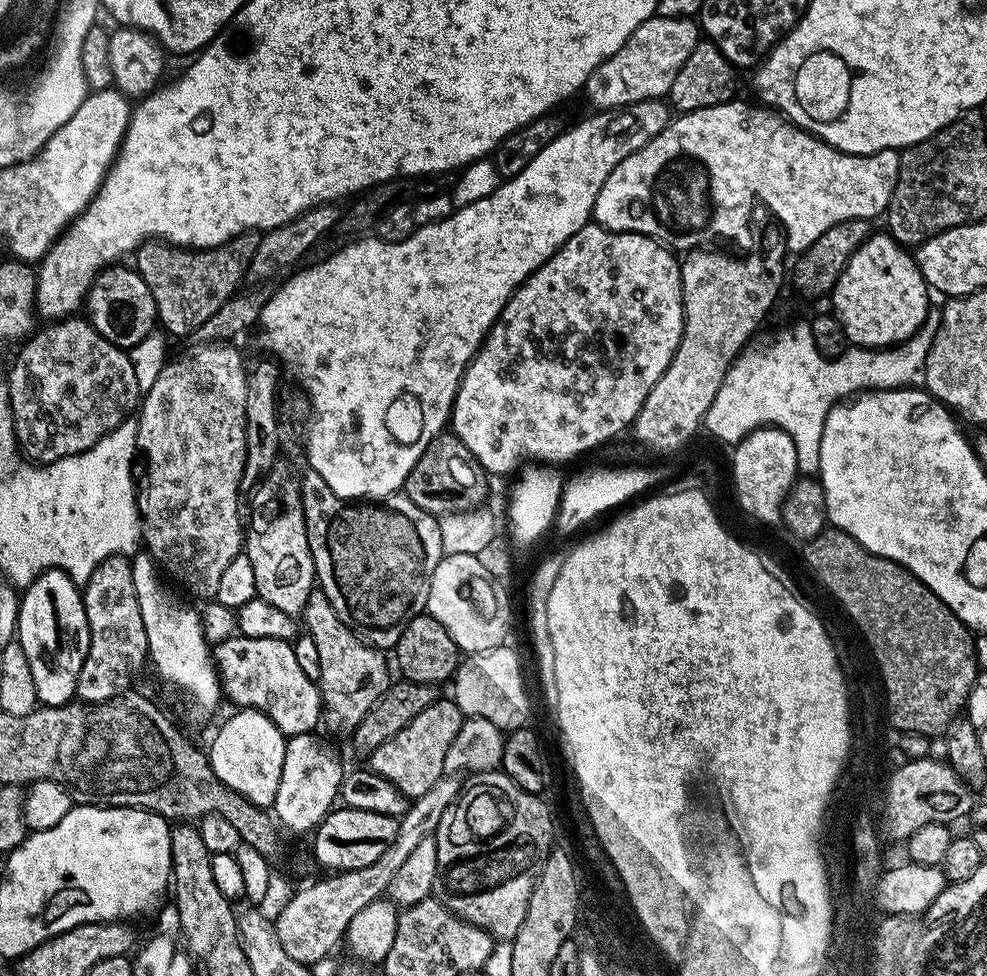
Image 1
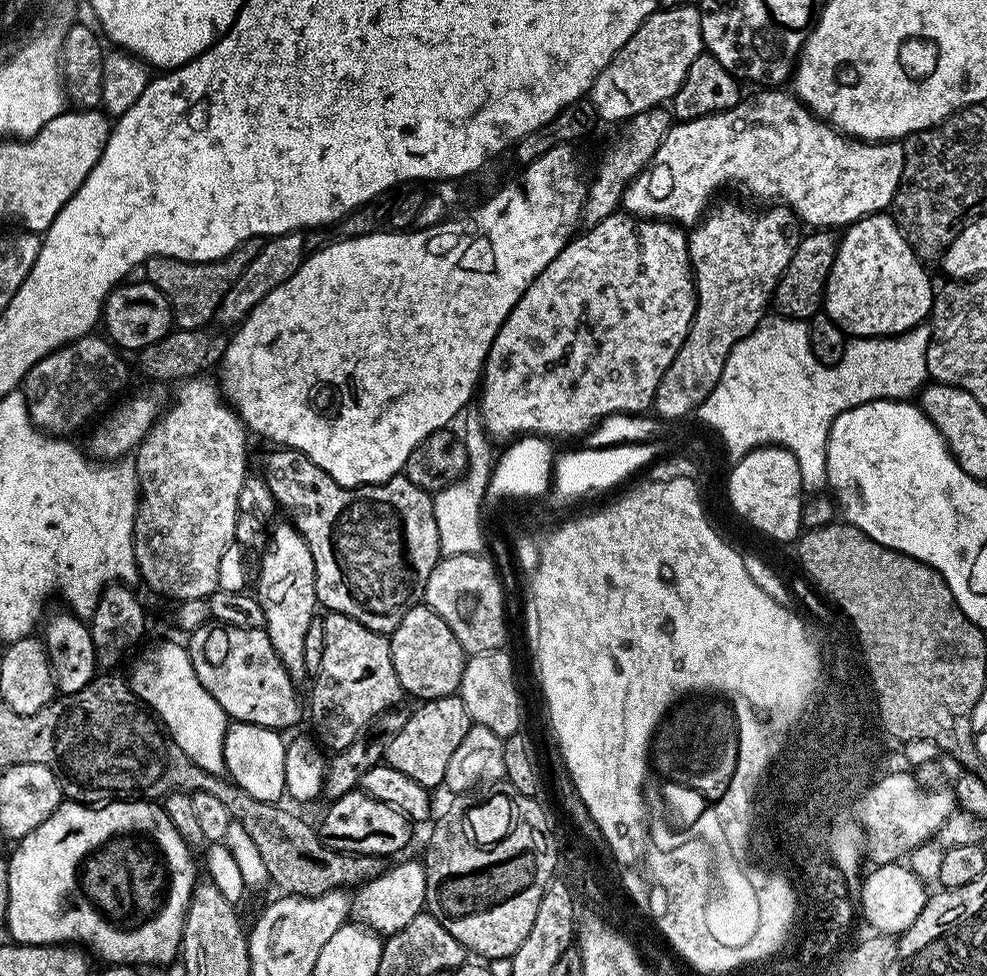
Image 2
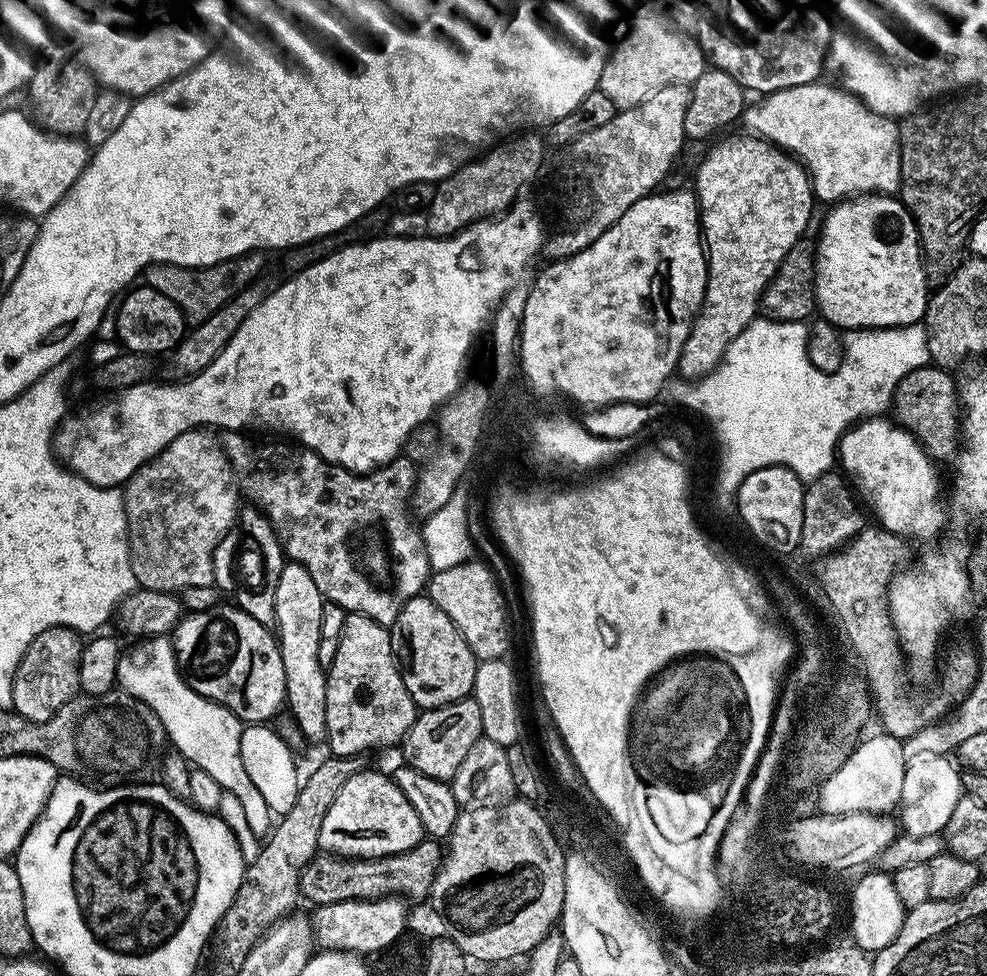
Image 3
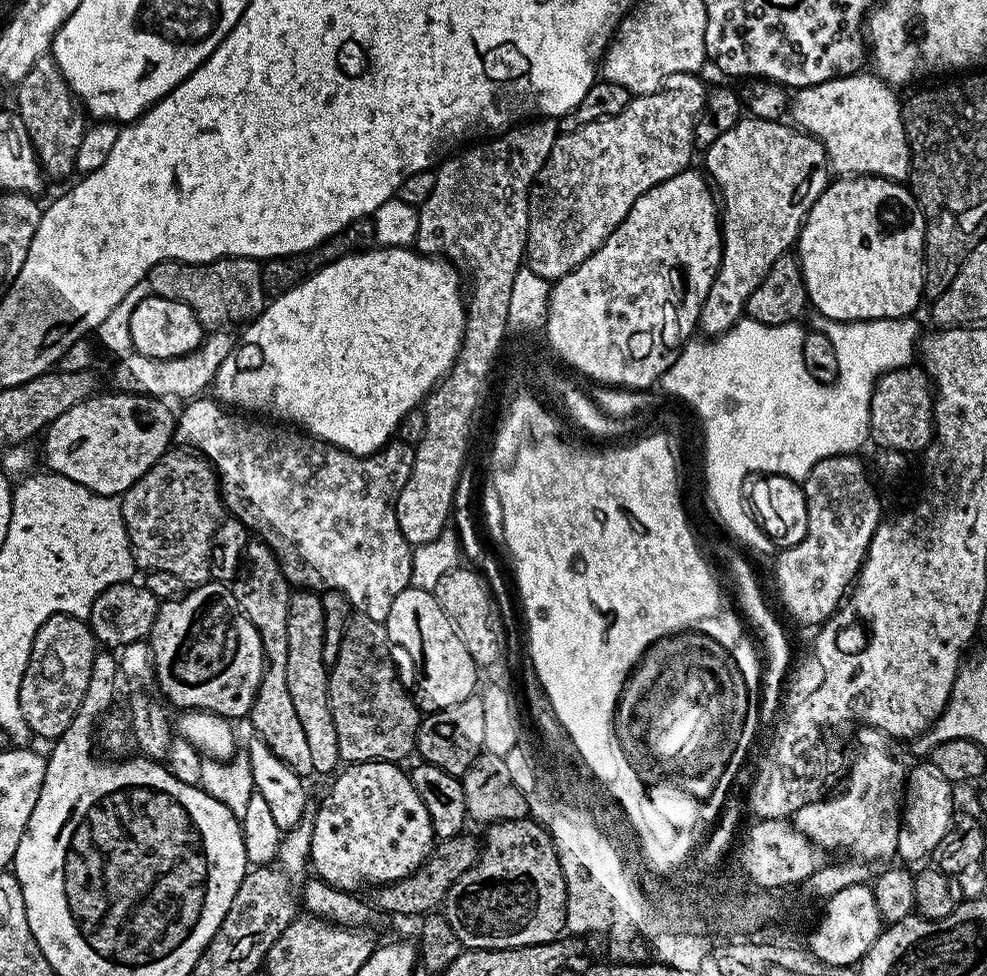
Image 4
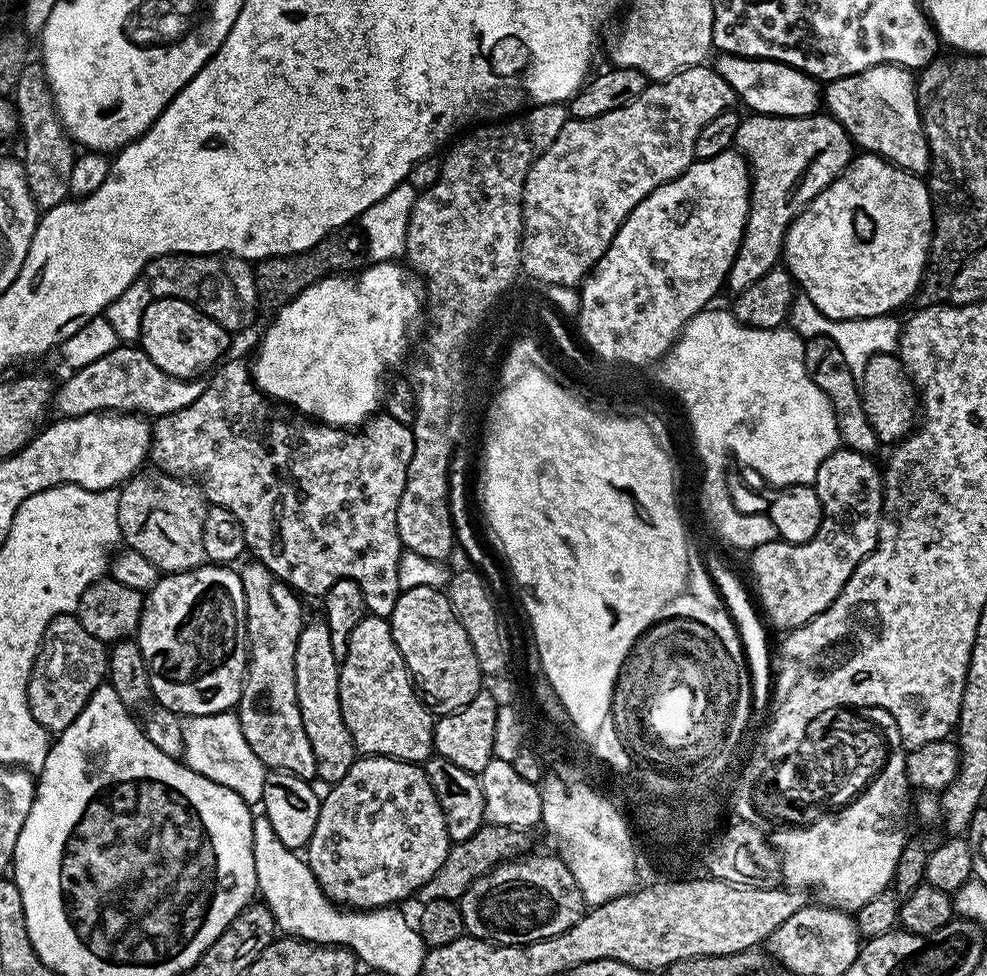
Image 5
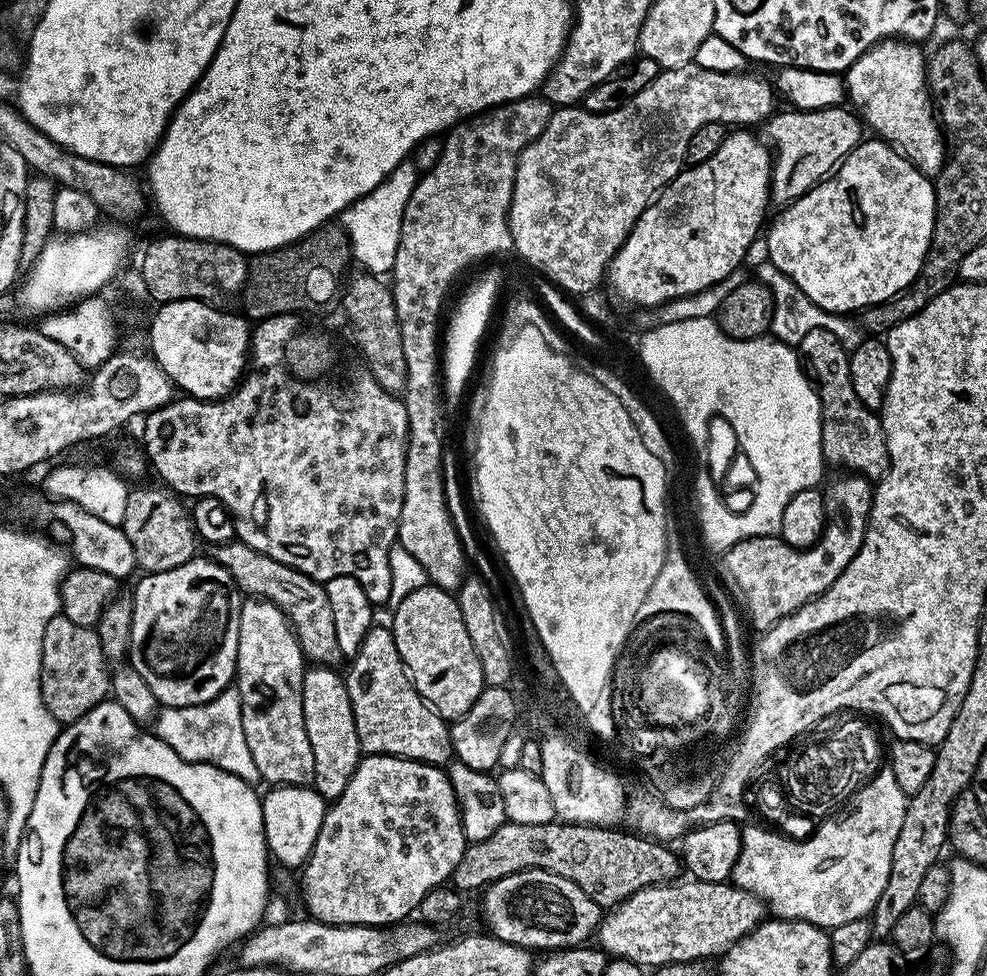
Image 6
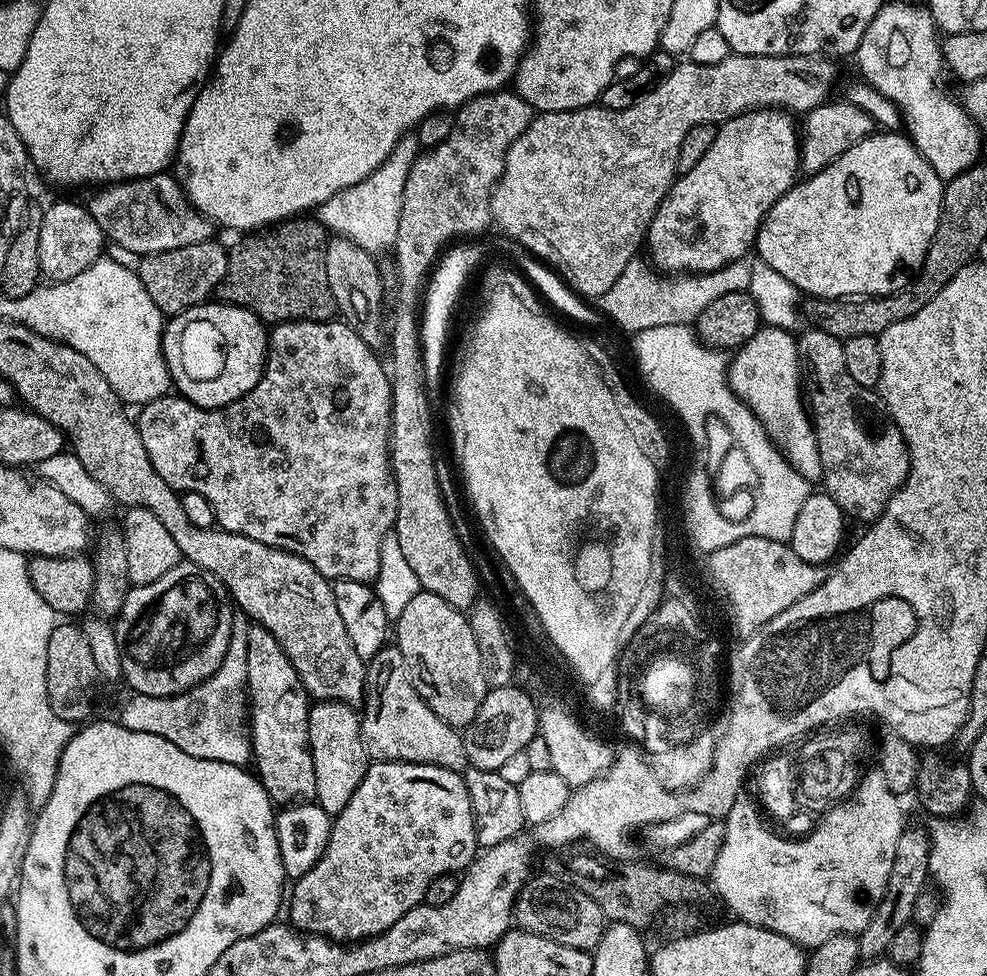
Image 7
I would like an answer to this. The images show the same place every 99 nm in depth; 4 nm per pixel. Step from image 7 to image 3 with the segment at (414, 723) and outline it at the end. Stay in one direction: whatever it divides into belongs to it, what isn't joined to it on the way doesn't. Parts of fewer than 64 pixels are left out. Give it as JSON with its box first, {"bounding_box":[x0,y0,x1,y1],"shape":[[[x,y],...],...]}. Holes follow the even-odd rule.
{"bounding_box":[326,612,418,756],"shape":[[[349,612],[345,615],[344,625],[338,638],[338,646],[334,654],[334,662],[326,669],[326,745],[328,752],[334,756],[359,756],[368,754],[371,748],[388,748],[391,744],[399,745],[407,736],[410,726],[415,722],[418,715],[416,703],[410,698],[410,694],[404,685],[404,677],[398,667],[397,657],[394,655],[394,645],[392,643],[392,633],[385,625],[374,622],[368,616],[362,616],[359,612]]]}

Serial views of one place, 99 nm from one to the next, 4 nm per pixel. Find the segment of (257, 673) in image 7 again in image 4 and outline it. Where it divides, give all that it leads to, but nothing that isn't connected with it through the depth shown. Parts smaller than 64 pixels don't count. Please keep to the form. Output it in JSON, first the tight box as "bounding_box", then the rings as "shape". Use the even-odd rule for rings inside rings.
{"bounding_box":[235,542,313,778],"shape":[[[262,542],[249,543],[246,553],[246,572],[248,577],[241,582],[240,588],[235,589],[236,601],[240,603],[240,609],[246,614],[246,618],[258,630],[260,641],[264,647],[264,677],[258,686],[258,694],[252,703],[250,721],[255,735],[290,770],[294,770],[297,776],[308,778],[313,775],[313,760],[310,758],[310,749],[306,742],[306,730],[302,730],[302,722],[298,722],[298,710],[294,710],[294,701],[290,698],[290,686],[286,686],[286,654],[288,643],[286,642],[286,630],[288,615],[290,614],[290,601],[292,592],[288,579],[282,574],[280,563]]]}

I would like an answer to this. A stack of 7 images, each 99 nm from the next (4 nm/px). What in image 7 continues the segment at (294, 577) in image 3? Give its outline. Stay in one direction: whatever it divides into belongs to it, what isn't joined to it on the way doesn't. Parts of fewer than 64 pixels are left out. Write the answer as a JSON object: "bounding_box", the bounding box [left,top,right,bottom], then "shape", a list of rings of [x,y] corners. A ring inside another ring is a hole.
{"bounding_box":[308,700,370,818],"shape":[[[333,700],[313,703],[308,710],[308,741],[314,758],[315,803],[335,818],[354,798],[354,790],[358,790],[358,782],[362,782],[370,763],[360,733],[360,712],[353,705]]]}

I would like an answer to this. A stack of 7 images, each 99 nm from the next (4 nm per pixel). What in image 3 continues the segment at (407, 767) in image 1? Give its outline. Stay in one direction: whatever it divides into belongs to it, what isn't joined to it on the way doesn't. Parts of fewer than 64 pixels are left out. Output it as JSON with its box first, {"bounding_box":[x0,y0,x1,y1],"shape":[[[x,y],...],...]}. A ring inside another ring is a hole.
{"bounding_box":[402,698,483,782],"shape":[[[465,698],[441,708],[423,709],[402,741],[404,756],[408,759],[405,761],[430,778],[450,782],[458,772],[462,758],[466,758],[470,746],[478,742],[483,734],[482,714],[478,711],[476,700]]]}

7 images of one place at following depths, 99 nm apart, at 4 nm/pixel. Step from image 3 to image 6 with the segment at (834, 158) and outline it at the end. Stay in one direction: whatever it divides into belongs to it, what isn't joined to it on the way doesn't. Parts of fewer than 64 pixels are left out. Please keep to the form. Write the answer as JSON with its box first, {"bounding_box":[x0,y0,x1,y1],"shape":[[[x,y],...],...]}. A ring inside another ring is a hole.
{"bounding_box":[842,38,946,178],"shape":[[[903,38],[881,40],[873,48],[867,48],[842,77],[847,103],[855,109],[861,121],[867,127],[869,124],[876,131],[873,133],[882,138],[885,144],[890,144],[897,152],[901,152],[923,176],[935,178],[946,159],[946,136],[928,94],[925,53],[920,53],[916,48],[919,47],[915,43]]]}

